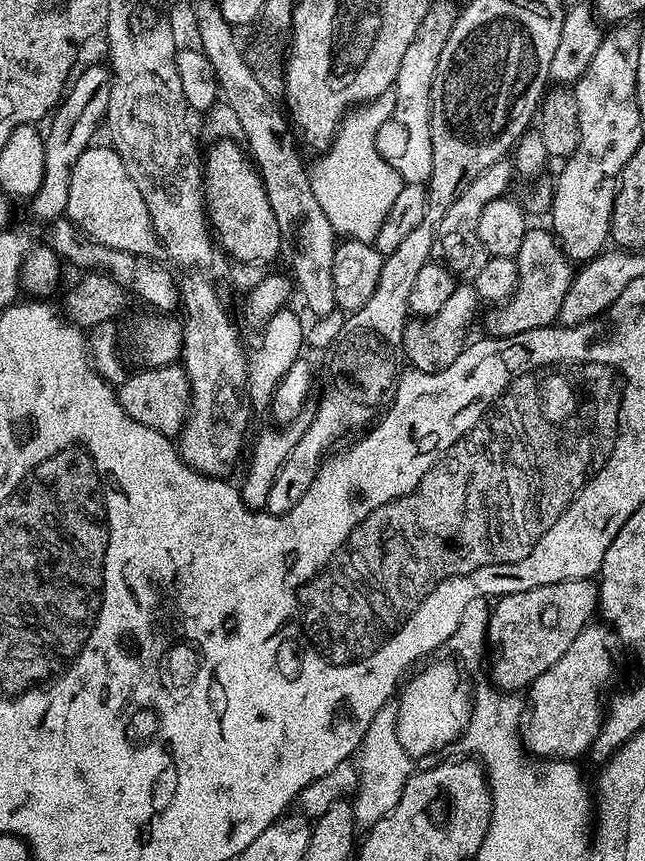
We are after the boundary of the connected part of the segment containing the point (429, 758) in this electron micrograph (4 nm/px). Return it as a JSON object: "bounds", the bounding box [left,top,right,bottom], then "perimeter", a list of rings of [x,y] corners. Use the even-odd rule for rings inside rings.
{"bounds":[354,711,436,826],"perimeter":[[[382,711],[370,722],[370,730],[360,741],[358,749],[358,767],[360,770],[360,785],[354,797],[356,822],[360,826],[377,824],[394,806],[398,806],[398,798],[402,798],[402,790],[406,782],[415,772],[419,772],[416,764],[428,764],[431,768],[436,765],[436,748],[428,752],[410,752],[404,748],[400,740],[400,720],[392,724],[392,713]]]}

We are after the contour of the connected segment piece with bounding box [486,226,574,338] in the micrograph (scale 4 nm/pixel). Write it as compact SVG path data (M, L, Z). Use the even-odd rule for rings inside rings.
M529 227L514 259L518 270L516 293L509 300L493 307L486 318L489 330L487 333L494 338L513 336L526 330L555 325L560 318L563 298L571 288L574 275L573 261L564 255L551 231L543 232L540 228Z

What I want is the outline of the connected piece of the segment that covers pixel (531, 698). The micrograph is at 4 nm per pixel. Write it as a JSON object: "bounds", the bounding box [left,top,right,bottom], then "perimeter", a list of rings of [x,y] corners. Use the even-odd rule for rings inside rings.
{"bounds":[522,627,614,761],"perimeter":[[[607,627],[583,628],[570,642],[570,650],[546,670],[526,692],[526,723],[522,728],[525,749],[536,758],[575,761],[589,751],[598,738],[604,722],[605,705],[600,704],[600,691],[612,676],[614,636]]]}

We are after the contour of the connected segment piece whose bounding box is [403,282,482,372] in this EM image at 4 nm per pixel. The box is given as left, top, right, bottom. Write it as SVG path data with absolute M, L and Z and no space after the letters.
M460 282L438 314L426 319L409 319L403 330L404 355L409 365L419 372L437 372L450 366L466 346L468 330L481 304L475 285L470 282Z

